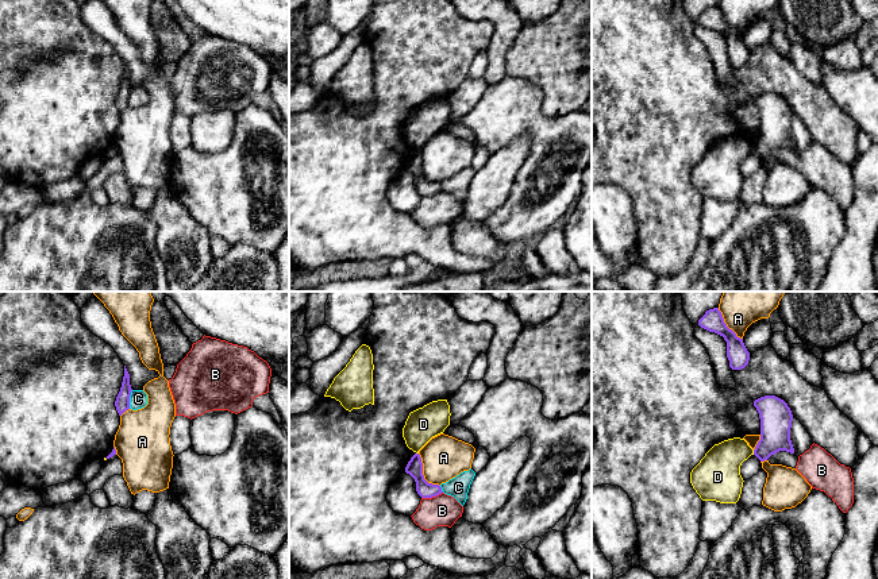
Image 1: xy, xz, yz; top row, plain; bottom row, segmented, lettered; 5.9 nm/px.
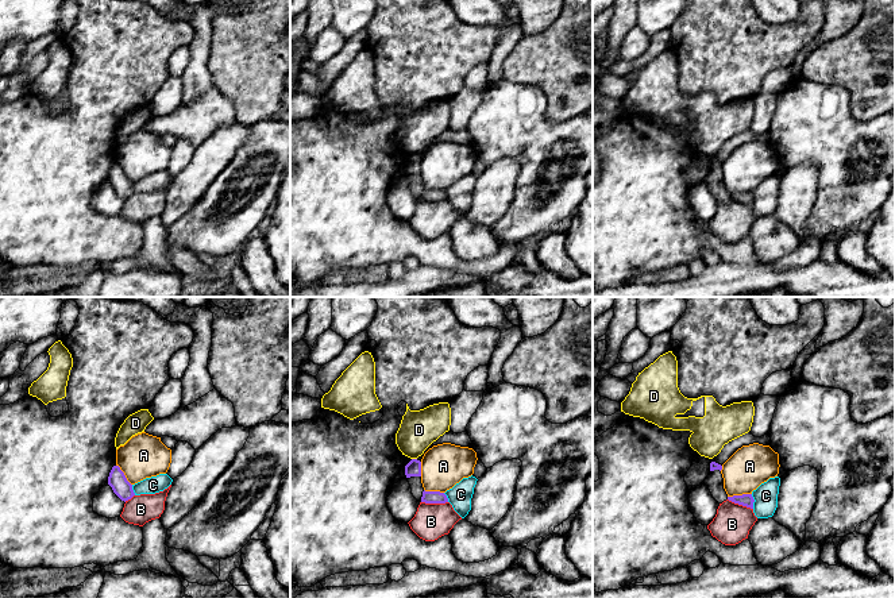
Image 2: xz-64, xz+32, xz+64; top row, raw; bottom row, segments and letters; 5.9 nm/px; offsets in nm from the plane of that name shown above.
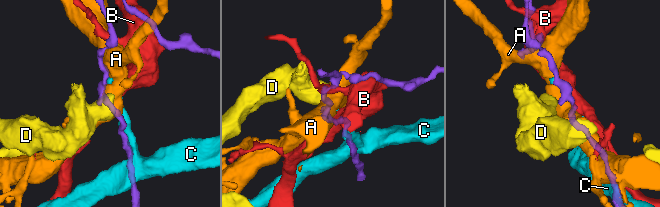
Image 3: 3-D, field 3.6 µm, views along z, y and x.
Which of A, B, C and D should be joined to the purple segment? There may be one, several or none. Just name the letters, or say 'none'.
none

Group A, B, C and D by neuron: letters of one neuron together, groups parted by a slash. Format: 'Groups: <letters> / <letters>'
Groups: A / B / C / D

